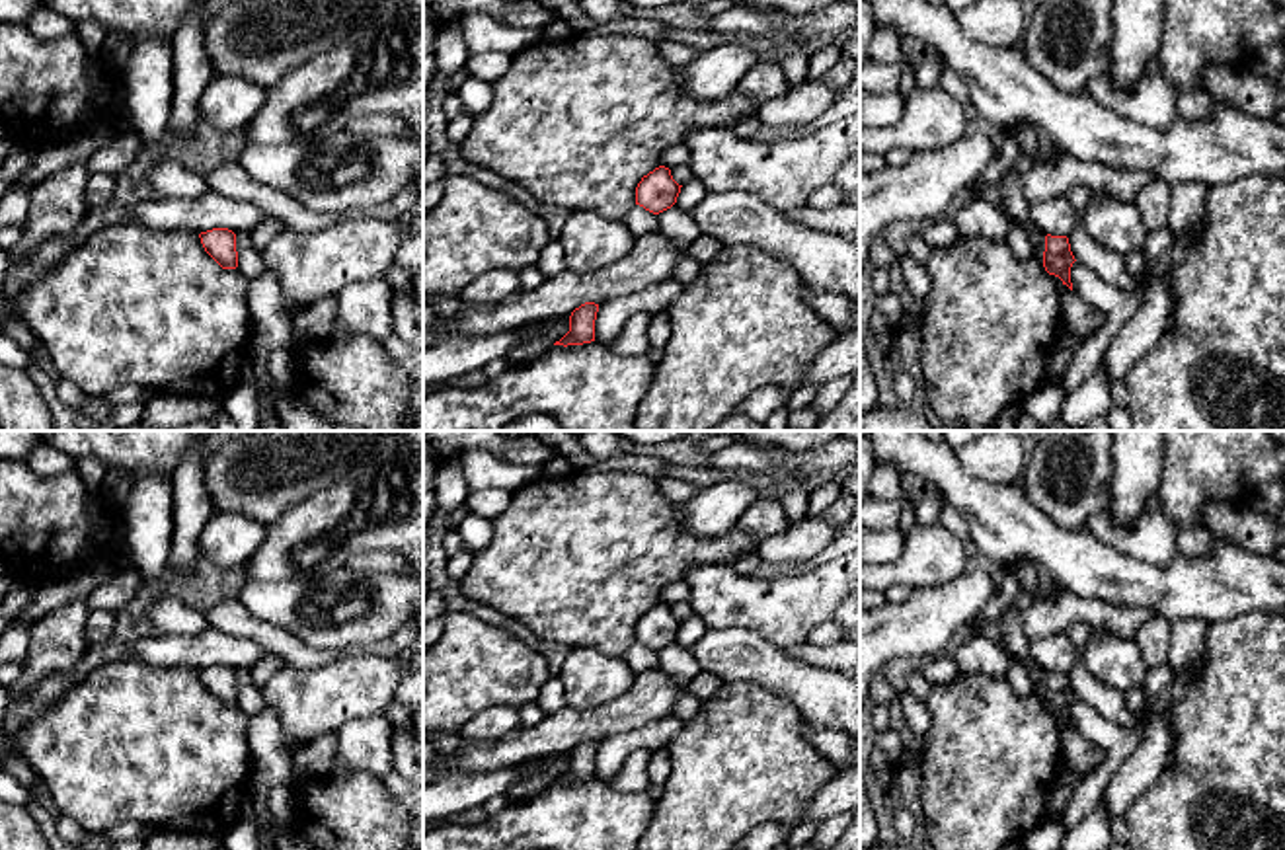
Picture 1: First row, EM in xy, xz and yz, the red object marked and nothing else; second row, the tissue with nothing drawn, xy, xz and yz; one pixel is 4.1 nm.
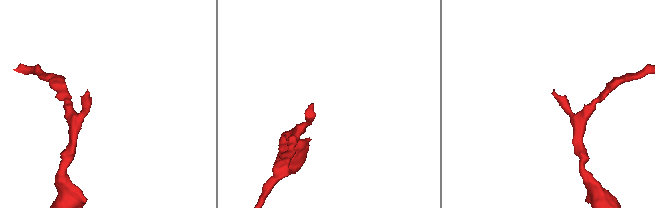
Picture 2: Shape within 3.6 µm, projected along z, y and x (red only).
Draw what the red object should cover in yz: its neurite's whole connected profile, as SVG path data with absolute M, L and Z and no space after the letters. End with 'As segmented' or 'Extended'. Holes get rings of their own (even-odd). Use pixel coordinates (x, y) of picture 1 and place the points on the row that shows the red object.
M1045 236L1043 267L1049 275L1055 275L1072 290L1071 267L1074 263L1071 244L1067 236Z. As segmented

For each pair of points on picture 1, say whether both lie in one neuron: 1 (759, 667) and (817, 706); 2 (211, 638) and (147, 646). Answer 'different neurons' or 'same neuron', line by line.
1: same neuron
2: same neuron

